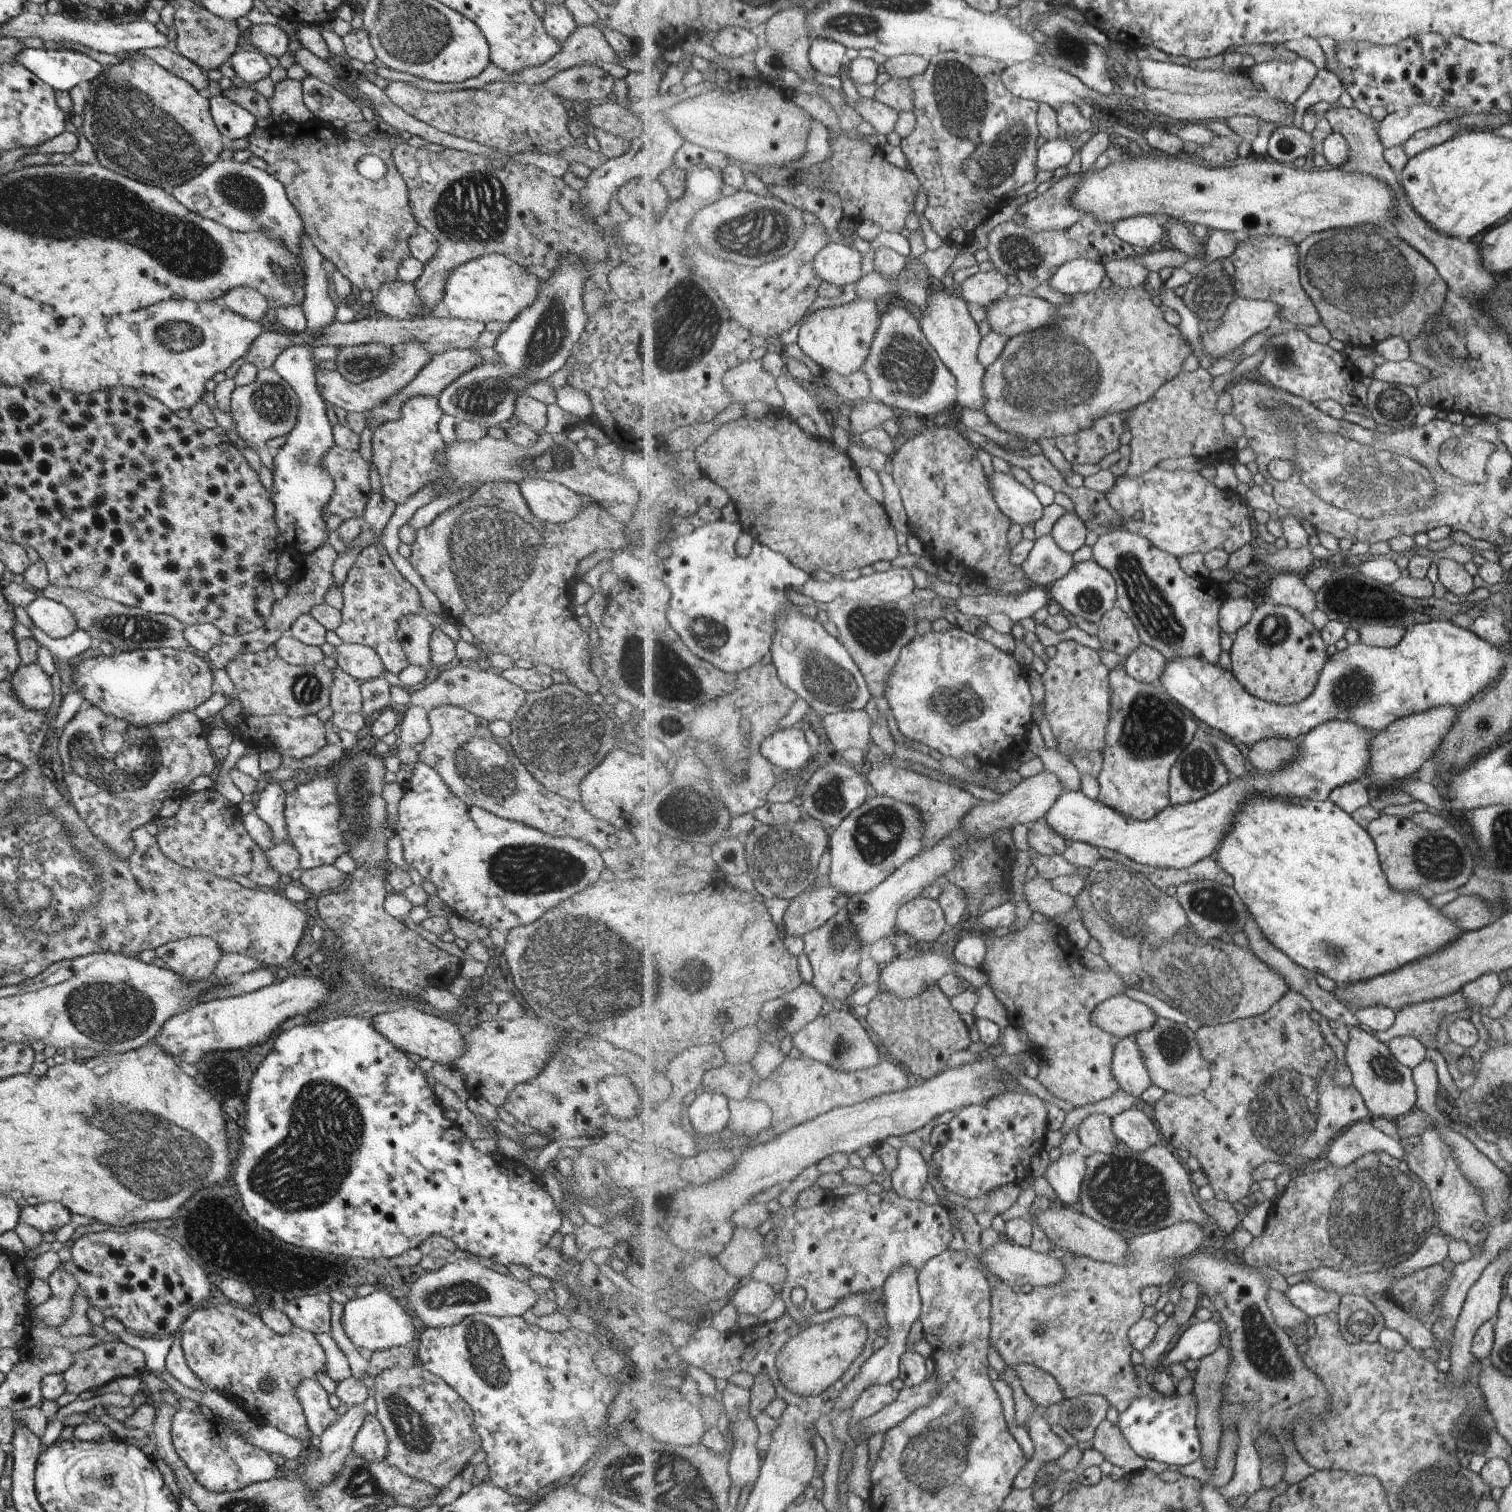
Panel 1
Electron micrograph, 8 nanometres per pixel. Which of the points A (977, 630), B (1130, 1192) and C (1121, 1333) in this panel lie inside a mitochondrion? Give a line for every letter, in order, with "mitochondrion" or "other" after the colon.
A: other
B: mitochondrion
C: other

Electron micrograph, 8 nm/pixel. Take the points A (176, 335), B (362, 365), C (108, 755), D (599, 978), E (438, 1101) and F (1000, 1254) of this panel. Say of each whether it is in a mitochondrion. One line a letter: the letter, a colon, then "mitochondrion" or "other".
A: mitochondrion
B: mitochondrion
C: mitochondrion
D: mitochondrion
E: other
F: other

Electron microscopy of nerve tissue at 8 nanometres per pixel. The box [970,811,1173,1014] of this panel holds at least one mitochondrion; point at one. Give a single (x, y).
(1133, 901)

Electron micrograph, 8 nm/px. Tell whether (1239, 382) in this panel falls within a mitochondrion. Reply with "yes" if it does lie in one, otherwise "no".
yes

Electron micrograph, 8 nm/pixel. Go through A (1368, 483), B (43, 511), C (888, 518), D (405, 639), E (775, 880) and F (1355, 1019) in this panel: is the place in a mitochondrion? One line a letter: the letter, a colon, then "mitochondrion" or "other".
A: mitochondrion
B: other
C: other
D: other
E: mitochondrion
F: other

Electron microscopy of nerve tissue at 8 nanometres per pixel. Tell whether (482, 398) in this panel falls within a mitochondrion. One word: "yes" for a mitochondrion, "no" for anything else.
yes

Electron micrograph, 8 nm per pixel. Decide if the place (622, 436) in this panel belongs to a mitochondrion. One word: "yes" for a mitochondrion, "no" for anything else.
no

